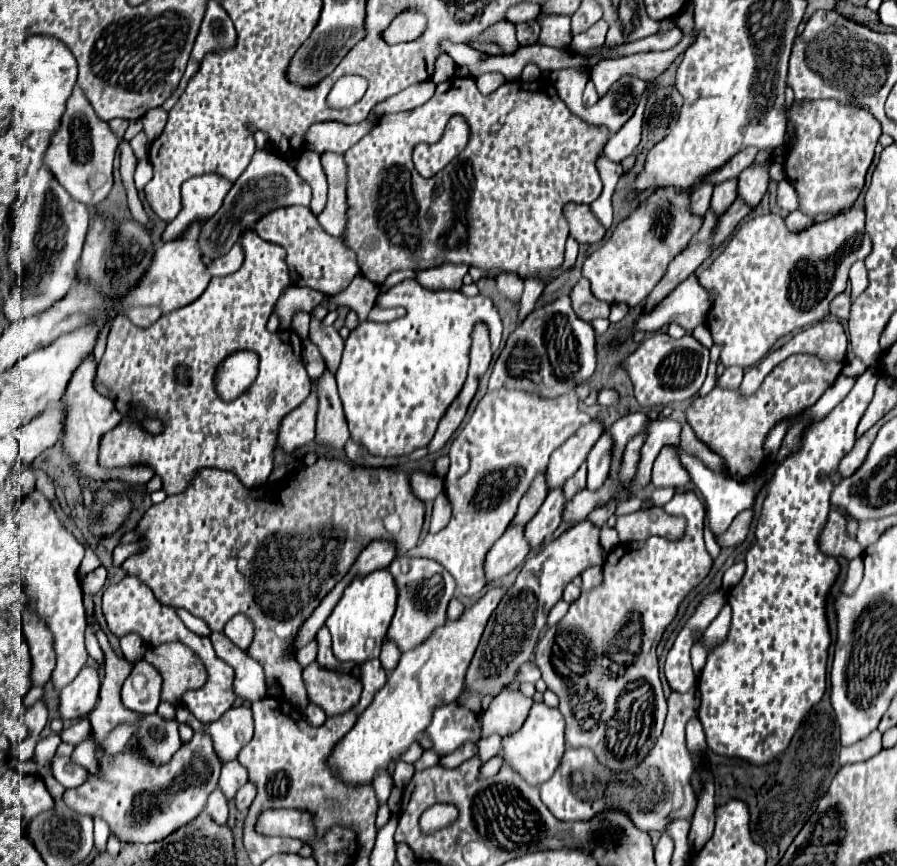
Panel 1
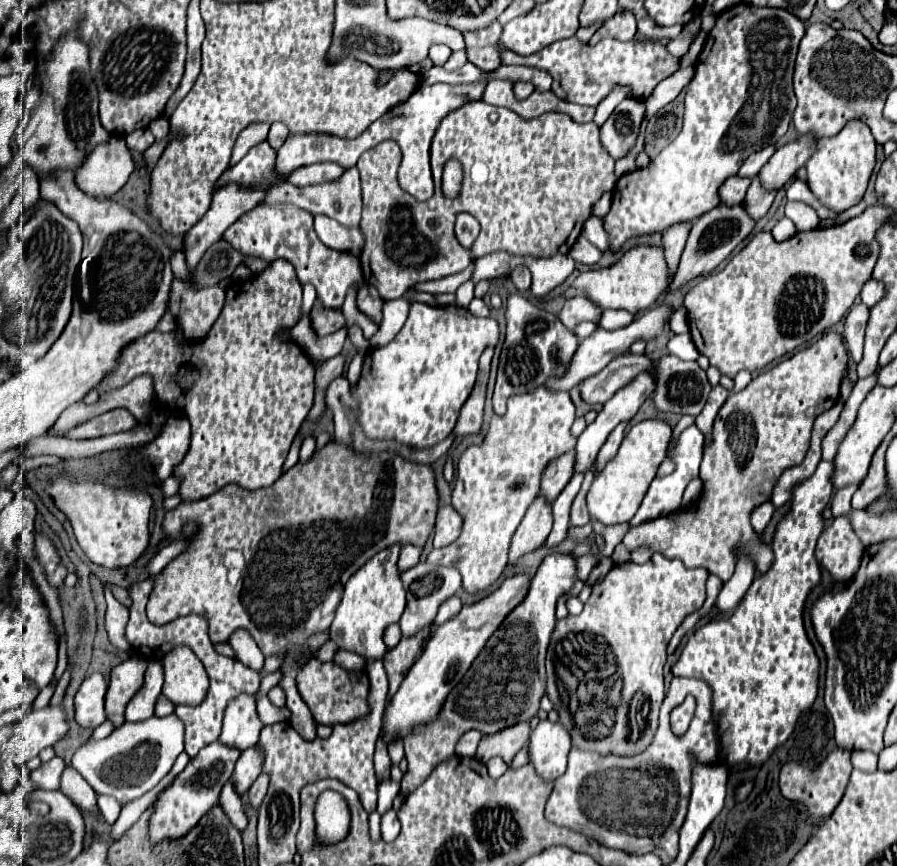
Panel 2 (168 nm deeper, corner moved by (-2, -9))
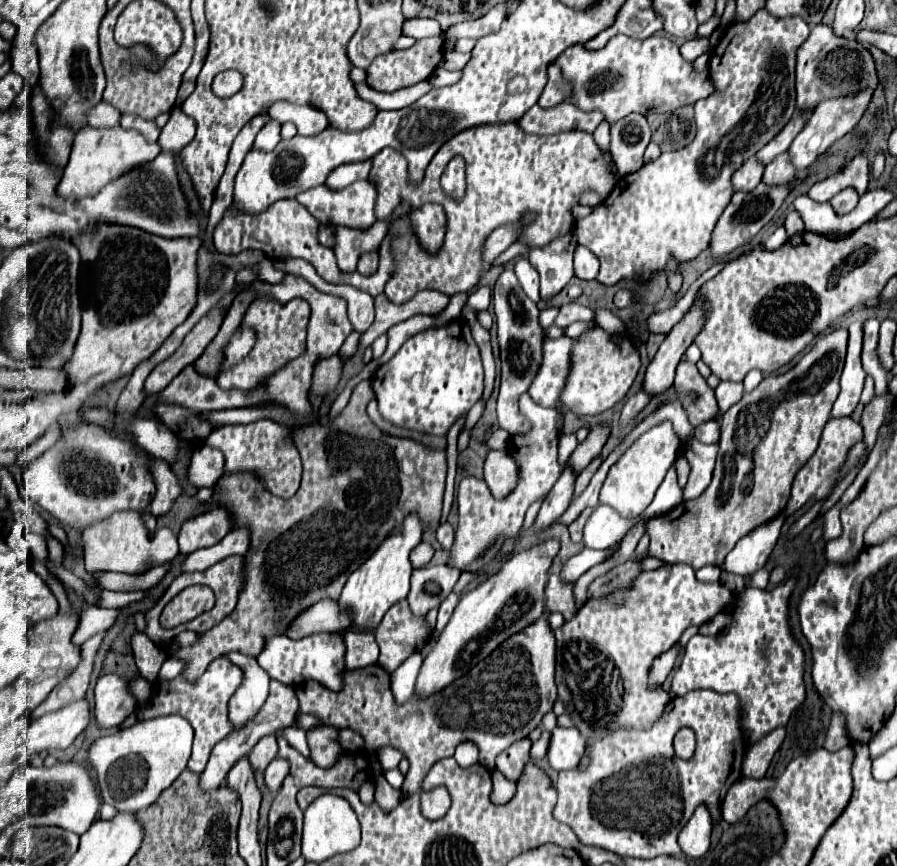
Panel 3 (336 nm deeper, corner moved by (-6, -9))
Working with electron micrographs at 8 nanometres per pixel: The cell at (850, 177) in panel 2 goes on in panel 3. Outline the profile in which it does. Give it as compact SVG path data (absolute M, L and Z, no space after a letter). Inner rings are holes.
M844 189L844 191L840 191L838 195L834 195L834 197L830 199L830 203L832 203L832 209L834 209L836 213L846 215L846 213L850 213L850 211L856 207L858 199L860 199L860 195L858 195L854 189Z

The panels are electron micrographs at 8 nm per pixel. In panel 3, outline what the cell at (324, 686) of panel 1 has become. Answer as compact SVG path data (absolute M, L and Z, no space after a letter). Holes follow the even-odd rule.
M544 613L534 625L504 641L484 661L470 669L470 673L458 677L452 685L432 697L414 695L404 705L398 705L390 691L390 673L380 669L380 665L346 671L344 689L340 693L316 685L316 681L308 681L306 685L296 687L296 695L302 713L318 717L324 725L360 733L366 739L366 751L376 751L384 745L400 749L410 761L402 785L402 793L408 797L420 793L420 783L432 765L452 757L458 743L472 741L478 745L480 763L492 771L498 753L542 723L542 717L552 711L556 701L554 645L556 639L548 627L548 615Z

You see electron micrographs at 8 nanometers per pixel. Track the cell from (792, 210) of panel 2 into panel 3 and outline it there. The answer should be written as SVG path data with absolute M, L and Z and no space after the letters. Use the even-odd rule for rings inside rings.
M792 211L792 213L786 217L784 229L786 229L788 237L794 237L796 233L802 233L802 231L804 231L804 223L802 223L802 219L800 219L800 215L798 215L796 211Z

